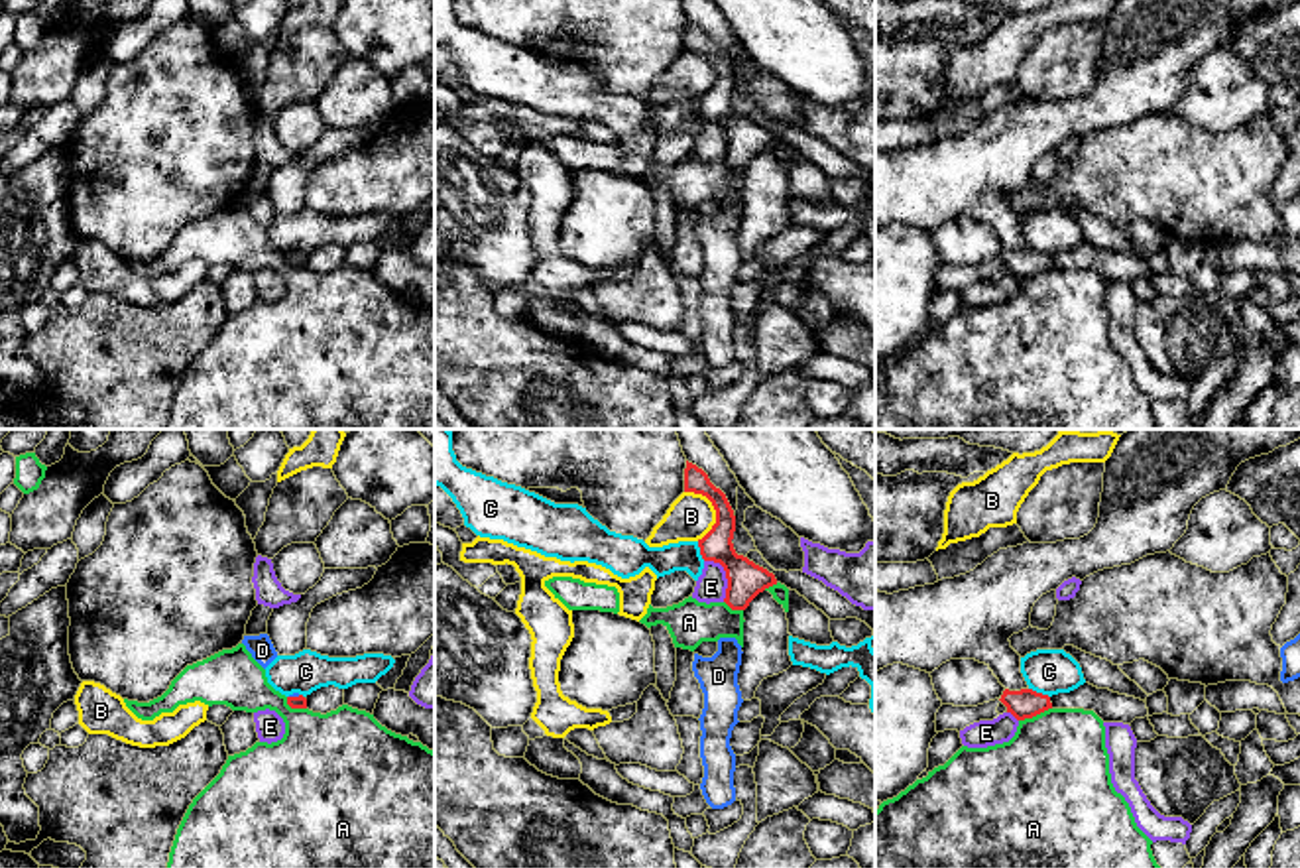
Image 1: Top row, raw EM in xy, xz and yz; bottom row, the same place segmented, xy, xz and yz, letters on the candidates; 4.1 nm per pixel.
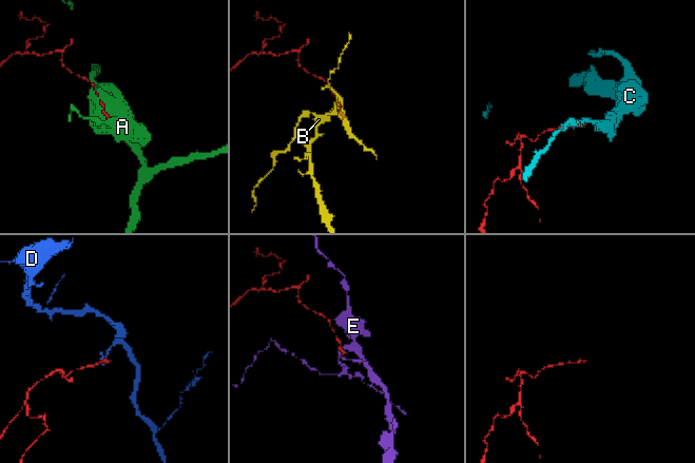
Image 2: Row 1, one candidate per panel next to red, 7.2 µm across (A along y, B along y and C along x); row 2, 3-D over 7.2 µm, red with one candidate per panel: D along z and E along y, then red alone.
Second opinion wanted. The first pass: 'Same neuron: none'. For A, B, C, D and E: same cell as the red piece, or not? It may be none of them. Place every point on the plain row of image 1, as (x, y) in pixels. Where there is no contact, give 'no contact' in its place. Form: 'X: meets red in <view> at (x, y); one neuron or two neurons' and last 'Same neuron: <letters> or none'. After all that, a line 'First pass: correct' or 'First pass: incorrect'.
A: meets red in yz at (1035, 274); two neurons
B: meets red in xz at (714, 67); two neurons
C: meets red in yz at (1039, 252); two neurons
D: meets red in xy at (294, 256); one neuron
E: meets red in xz at (726, 134); two neurons
Same neuron: D
First pass: incorrect

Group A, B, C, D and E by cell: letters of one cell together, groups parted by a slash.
A / B / C / D / E

